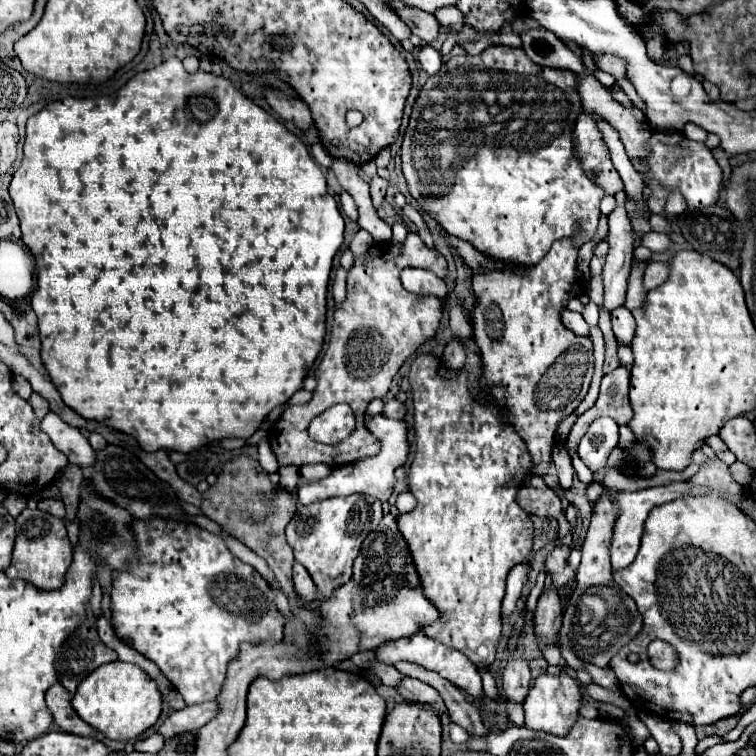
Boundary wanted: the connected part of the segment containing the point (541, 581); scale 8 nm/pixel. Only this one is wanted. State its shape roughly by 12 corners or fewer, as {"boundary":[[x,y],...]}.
{"boundary":[[545,573],[538,575],[536,585],[527,598],[526,608],[535,613],[545,584]]}

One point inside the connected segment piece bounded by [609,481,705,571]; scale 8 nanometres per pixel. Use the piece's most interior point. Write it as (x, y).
(634, 507)

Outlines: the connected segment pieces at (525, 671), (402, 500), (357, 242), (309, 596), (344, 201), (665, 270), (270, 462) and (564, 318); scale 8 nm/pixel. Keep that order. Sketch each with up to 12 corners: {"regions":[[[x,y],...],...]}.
{"regions":[[[513,651],[503,671],[503,693],[523,703],[531,687],[525,659]],[[413,493],[397,495],[397,507],[401,513],[415,509]],[[359,229],[351,241],[355,257],[363,255],[374,240]],[[293,565],[293,585],[301,601],[319,599],[311,575]],[[341,191],[339,201],[345,215],[357,221],[357,205],[349,193]],[[651,261],[645,289],[655,289],[669,277],[669,265]],[[261,439],[258,461],[267,473],[277,473],[277,463],[269,441]],[[561,311],[561,323],[575,335],[585,335],[589,325],[581,313]]]}

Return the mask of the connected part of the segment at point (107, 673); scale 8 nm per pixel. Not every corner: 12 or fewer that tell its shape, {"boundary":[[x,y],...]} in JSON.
{"boundary":[[105,663],[71,703],[105,737],[129,741],[157,723],[155,681]]}

